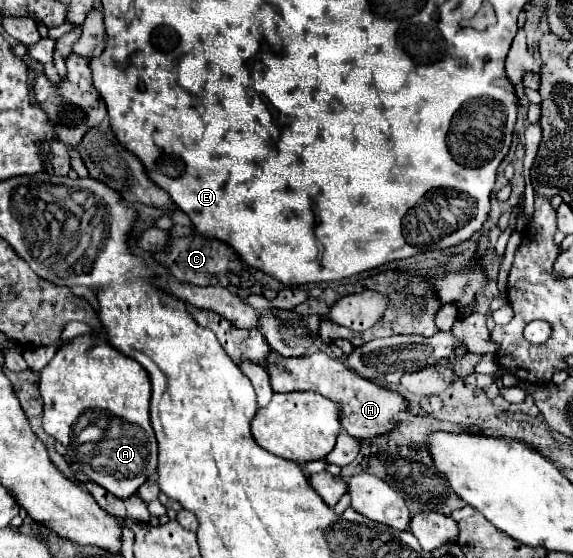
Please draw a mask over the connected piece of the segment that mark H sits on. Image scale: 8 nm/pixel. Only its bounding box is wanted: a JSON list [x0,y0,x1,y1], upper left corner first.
[264,351,406,439]

